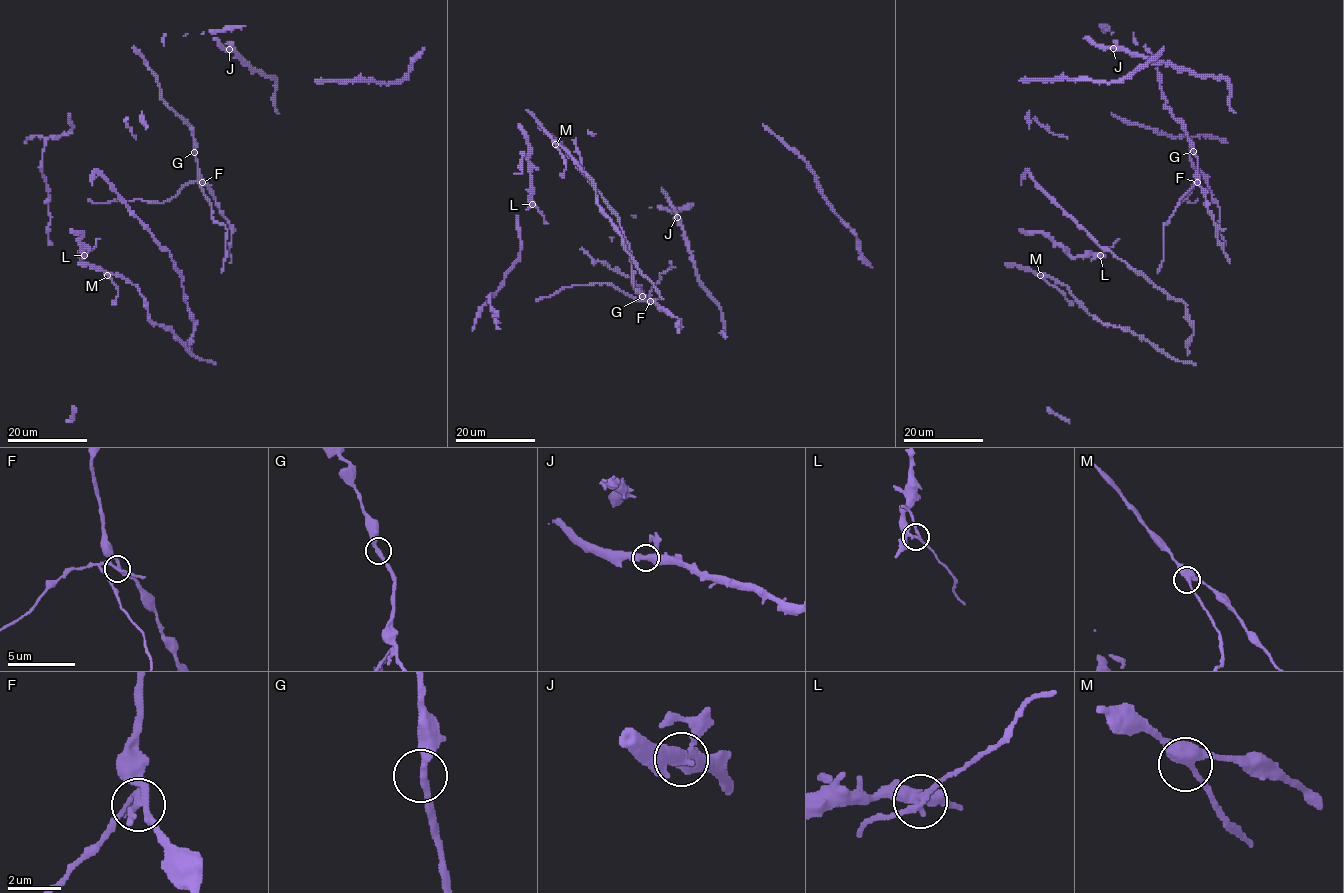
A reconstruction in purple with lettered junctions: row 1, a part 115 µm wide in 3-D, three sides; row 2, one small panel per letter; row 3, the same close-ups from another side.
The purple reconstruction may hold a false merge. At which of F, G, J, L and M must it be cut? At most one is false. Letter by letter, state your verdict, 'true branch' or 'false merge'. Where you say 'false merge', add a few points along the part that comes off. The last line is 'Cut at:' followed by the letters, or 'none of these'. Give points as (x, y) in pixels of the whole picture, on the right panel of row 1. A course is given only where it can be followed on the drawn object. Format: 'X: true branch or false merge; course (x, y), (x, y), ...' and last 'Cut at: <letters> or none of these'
F: false merge; course (1197, 182), (1180, 202), (1182, 199), (1193, 203), (1197, 199)
G: true branch
J: true branch
L: true branch
M: true branch
Cut at: F

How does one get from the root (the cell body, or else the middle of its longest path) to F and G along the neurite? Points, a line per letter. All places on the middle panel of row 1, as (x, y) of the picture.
F: (658, 282), (646, 299), (650, 300)
G: (658, 282), (647, 300), (642, 296)

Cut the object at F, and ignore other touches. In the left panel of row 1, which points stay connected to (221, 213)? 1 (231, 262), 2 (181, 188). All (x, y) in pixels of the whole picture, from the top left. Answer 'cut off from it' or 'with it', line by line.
1: with it
2: cut off from it

